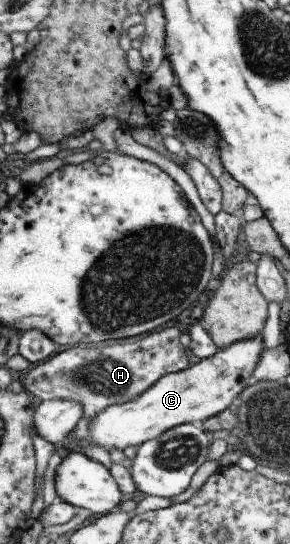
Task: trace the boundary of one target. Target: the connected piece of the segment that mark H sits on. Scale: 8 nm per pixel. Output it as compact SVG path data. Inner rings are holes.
M174 326L114 345L60 348L49 358L33 363L23 372L19 381L23 391L36 403L51 399L79 403L81 419L78 424L83 426L84 422L88 424L104 408L132 401L163 375L186 369L189 364L184 348L178 342L179 334L180 331Z

